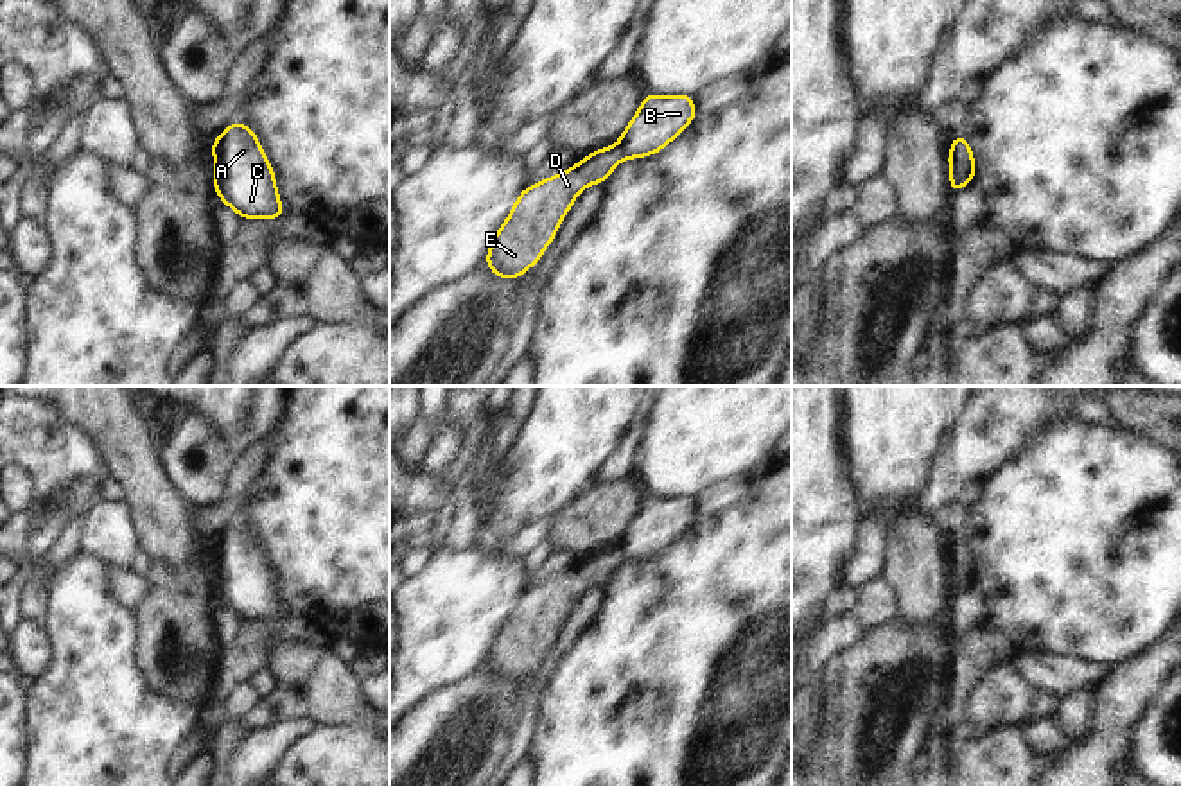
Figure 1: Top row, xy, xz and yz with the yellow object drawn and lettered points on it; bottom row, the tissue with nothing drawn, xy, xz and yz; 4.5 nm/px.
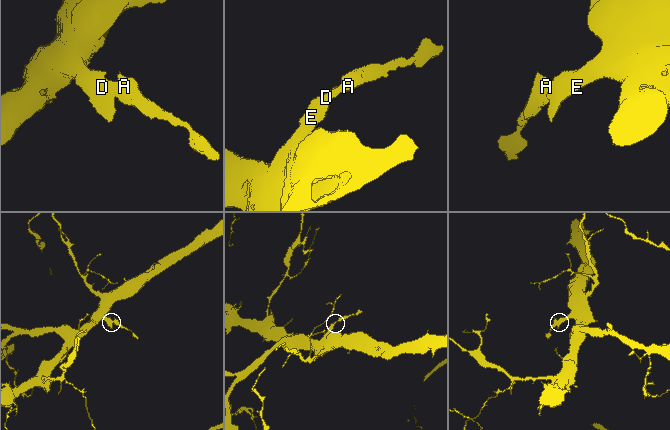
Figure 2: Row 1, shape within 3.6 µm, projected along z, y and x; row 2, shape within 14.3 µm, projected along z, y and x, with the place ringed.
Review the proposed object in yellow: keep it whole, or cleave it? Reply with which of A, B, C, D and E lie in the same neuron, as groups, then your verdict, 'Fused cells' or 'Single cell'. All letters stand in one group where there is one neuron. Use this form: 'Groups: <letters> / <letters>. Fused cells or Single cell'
Groups: A B C / D E. Fused cells

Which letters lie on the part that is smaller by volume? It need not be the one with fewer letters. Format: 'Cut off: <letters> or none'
Cut off: A, B, C

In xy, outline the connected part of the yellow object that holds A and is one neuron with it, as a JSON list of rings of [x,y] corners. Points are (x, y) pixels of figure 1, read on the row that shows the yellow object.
[[[230,122],[217,138],[214,163],[212,183],[215,194],[242,221],[284,217],[275,170],[257,131],[244,122]]]

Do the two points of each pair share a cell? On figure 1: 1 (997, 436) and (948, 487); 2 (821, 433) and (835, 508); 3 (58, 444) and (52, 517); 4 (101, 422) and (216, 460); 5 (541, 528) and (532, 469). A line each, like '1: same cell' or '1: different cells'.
1: same cell
2: same cell
3: same cell
4: different cells
5: different cells

